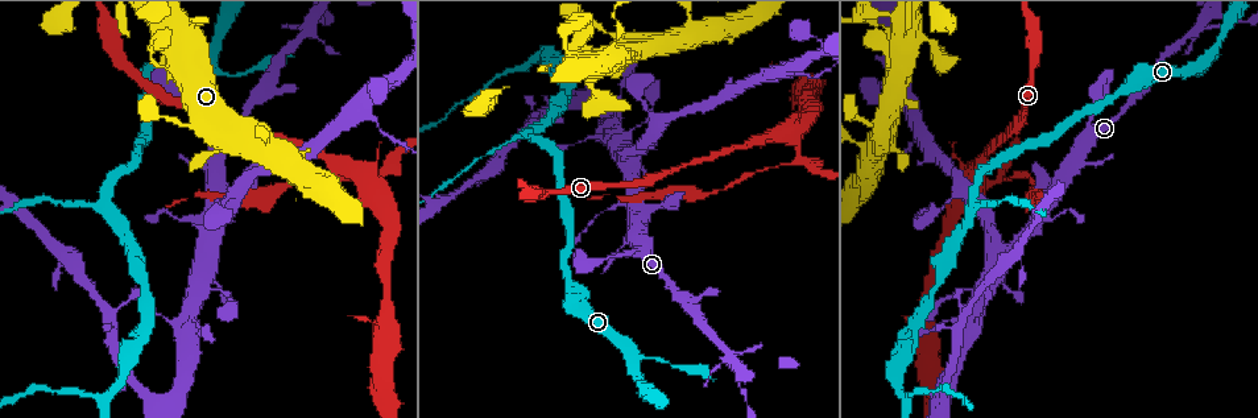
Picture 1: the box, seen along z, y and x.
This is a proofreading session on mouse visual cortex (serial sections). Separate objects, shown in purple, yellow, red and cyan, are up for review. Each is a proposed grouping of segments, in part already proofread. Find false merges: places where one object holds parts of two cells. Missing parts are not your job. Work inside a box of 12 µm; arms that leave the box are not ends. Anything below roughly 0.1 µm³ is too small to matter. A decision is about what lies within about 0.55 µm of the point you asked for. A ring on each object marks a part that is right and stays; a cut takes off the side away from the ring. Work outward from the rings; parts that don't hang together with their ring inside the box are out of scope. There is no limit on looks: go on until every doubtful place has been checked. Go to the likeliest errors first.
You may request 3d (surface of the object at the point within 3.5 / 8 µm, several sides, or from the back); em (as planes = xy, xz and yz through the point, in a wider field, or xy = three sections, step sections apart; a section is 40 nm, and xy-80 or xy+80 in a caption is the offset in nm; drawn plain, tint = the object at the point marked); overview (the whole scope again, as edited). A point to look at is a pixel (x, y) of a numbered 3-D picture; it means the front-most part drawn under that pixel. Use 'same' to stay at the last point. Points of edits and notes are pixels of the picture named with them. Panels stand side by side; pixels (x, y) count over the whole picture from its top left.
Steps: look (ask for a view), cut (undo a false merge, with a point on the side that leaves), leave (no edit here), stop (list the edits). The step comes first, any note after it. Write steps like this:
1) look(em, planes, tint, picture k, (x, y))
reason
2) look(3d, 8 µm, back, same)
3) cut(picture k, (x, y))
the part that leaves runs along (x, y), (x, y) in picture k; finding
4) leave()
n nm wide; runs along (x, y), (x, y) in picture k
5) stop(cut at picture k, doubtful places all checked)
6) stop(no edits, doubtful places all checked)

look(3d, 8 µm, picture 1, (971, 208))
calibre changes

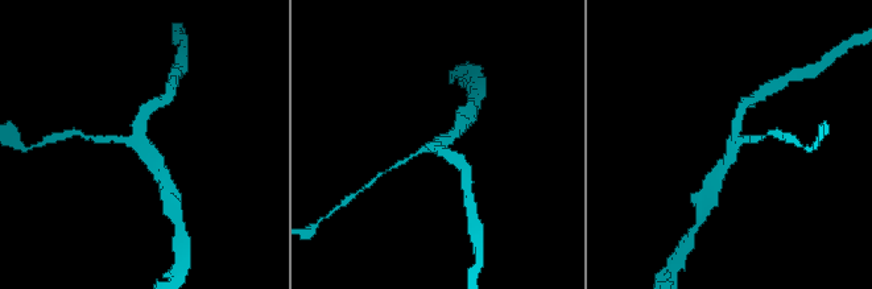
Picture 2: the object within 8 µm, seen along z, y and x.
look(em, xy, step 5, tint, picture 2, (734, 143))
3 arms; arms of 150, 300, 300 nm

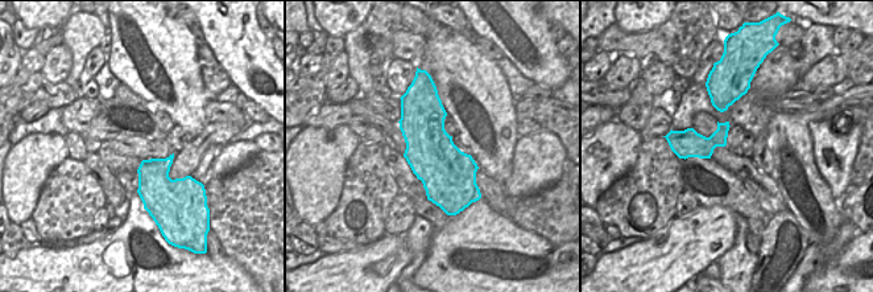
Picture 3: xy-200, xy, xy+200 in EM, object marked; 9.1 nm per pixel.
leave()
480 nm wide; runs along (744, 106), (722, 172) in picture 2; one cell here

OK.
look(3d, 3.5 µm, picture 1, (971, 173))
calibre changes

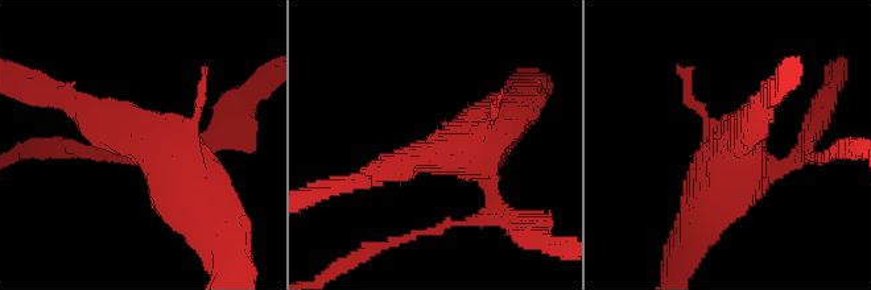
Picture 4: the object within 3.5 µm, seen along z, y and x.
look(em, xy, step 5, plain, picture 4, (152, 144))
shape alone is not enough

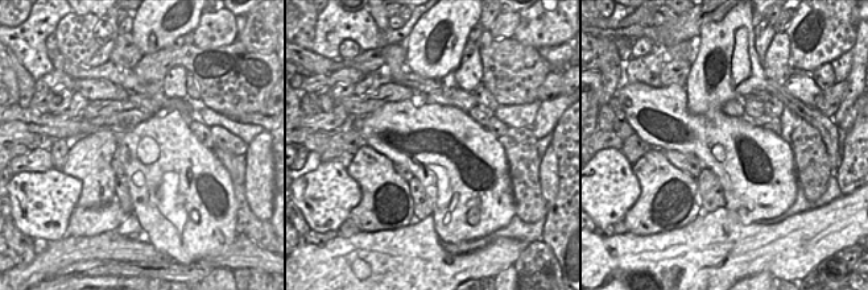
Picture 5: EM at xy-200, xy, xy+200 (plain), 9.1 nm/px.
look(em, xy, step 5, tint, same)
where the object lies

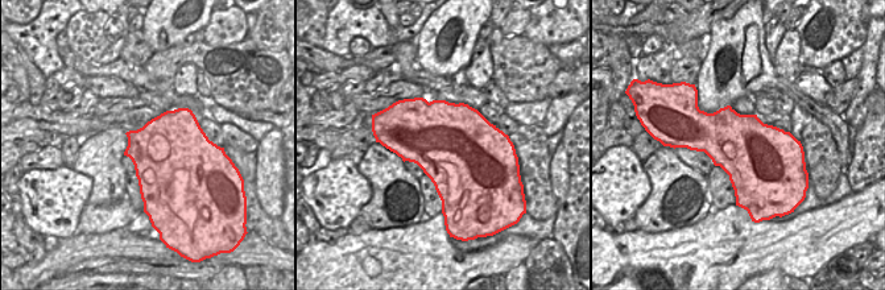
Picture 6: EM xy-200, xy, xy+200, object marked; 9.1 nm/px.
leave()
one cell here

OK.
look(3d, 3.5 µm, picture 1, (798, 160))
three arms meet

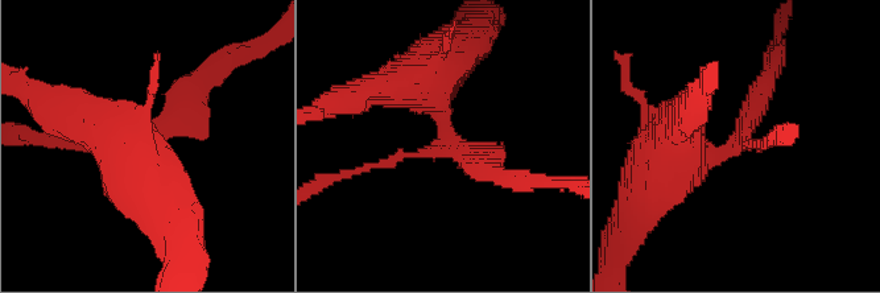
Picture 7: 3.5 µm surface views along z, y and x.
look(em, planes, tint, picture 7, (433, 148))

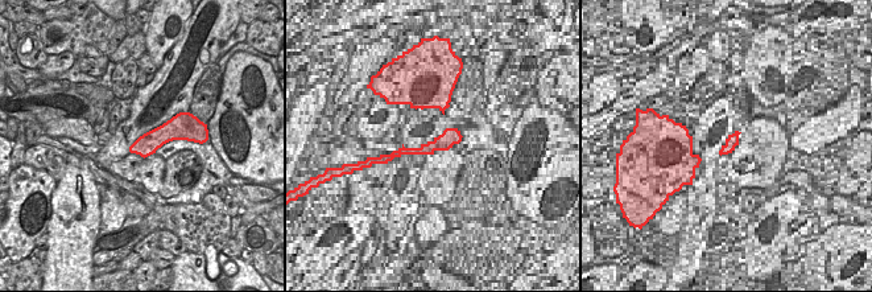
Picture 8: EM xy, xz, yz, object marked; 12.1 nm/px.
leave()
280 nm wide; runs along (414, 79), (443, 140), (350, 174) in picture 7; one cell here

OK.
look(3d, 8 µm, picture 1, (341, 178))
thin neck

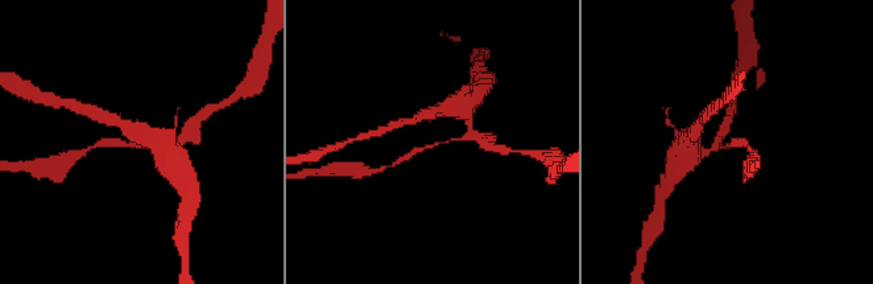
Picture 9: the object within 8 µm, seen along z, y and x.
look(3d, 3.5 µm, picture 9, (437, 145))

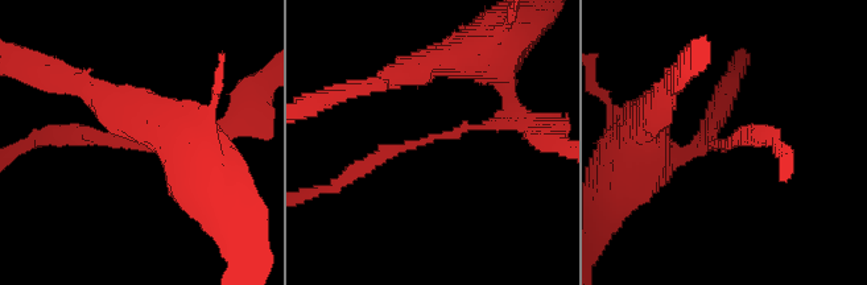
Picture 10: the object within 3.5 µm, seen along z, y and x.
look(em, xy, step 1, tint, picture 10, (724, 143))
arms of 150, 200 nm; need the tissue

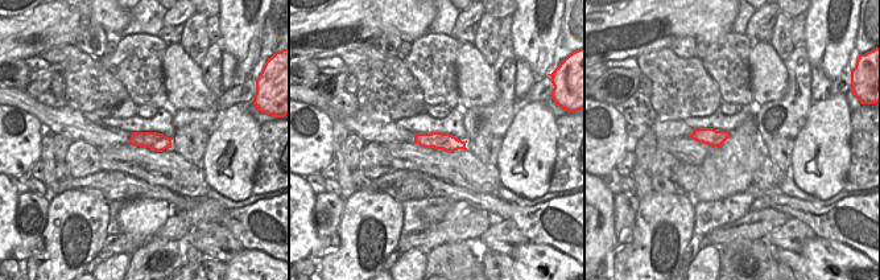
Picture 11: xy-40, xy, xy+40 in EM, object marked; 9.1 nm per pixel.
leave()
runs along (417, 138), (443, 140), (462, 145) in picture 11; continuous, no second cell

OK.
stop(no edits, doubtful places all checked)

